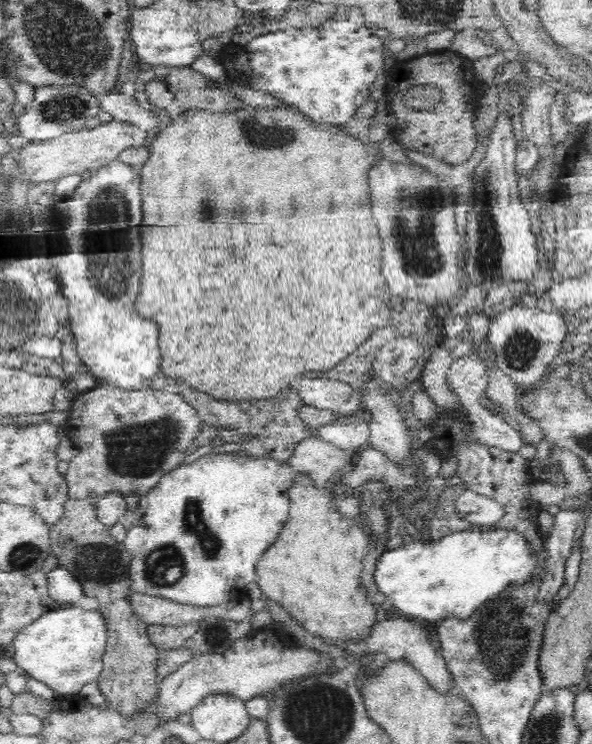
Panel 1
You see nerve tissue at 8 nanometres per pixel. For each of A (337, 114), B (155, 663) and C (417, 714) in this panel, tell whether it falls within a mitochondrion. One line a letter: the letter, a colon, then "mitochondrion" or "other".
A: other
B: other
C: other

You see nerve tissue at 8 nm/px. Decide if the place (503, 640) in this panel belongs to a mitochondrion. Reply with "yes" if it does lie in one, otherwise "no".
yes

